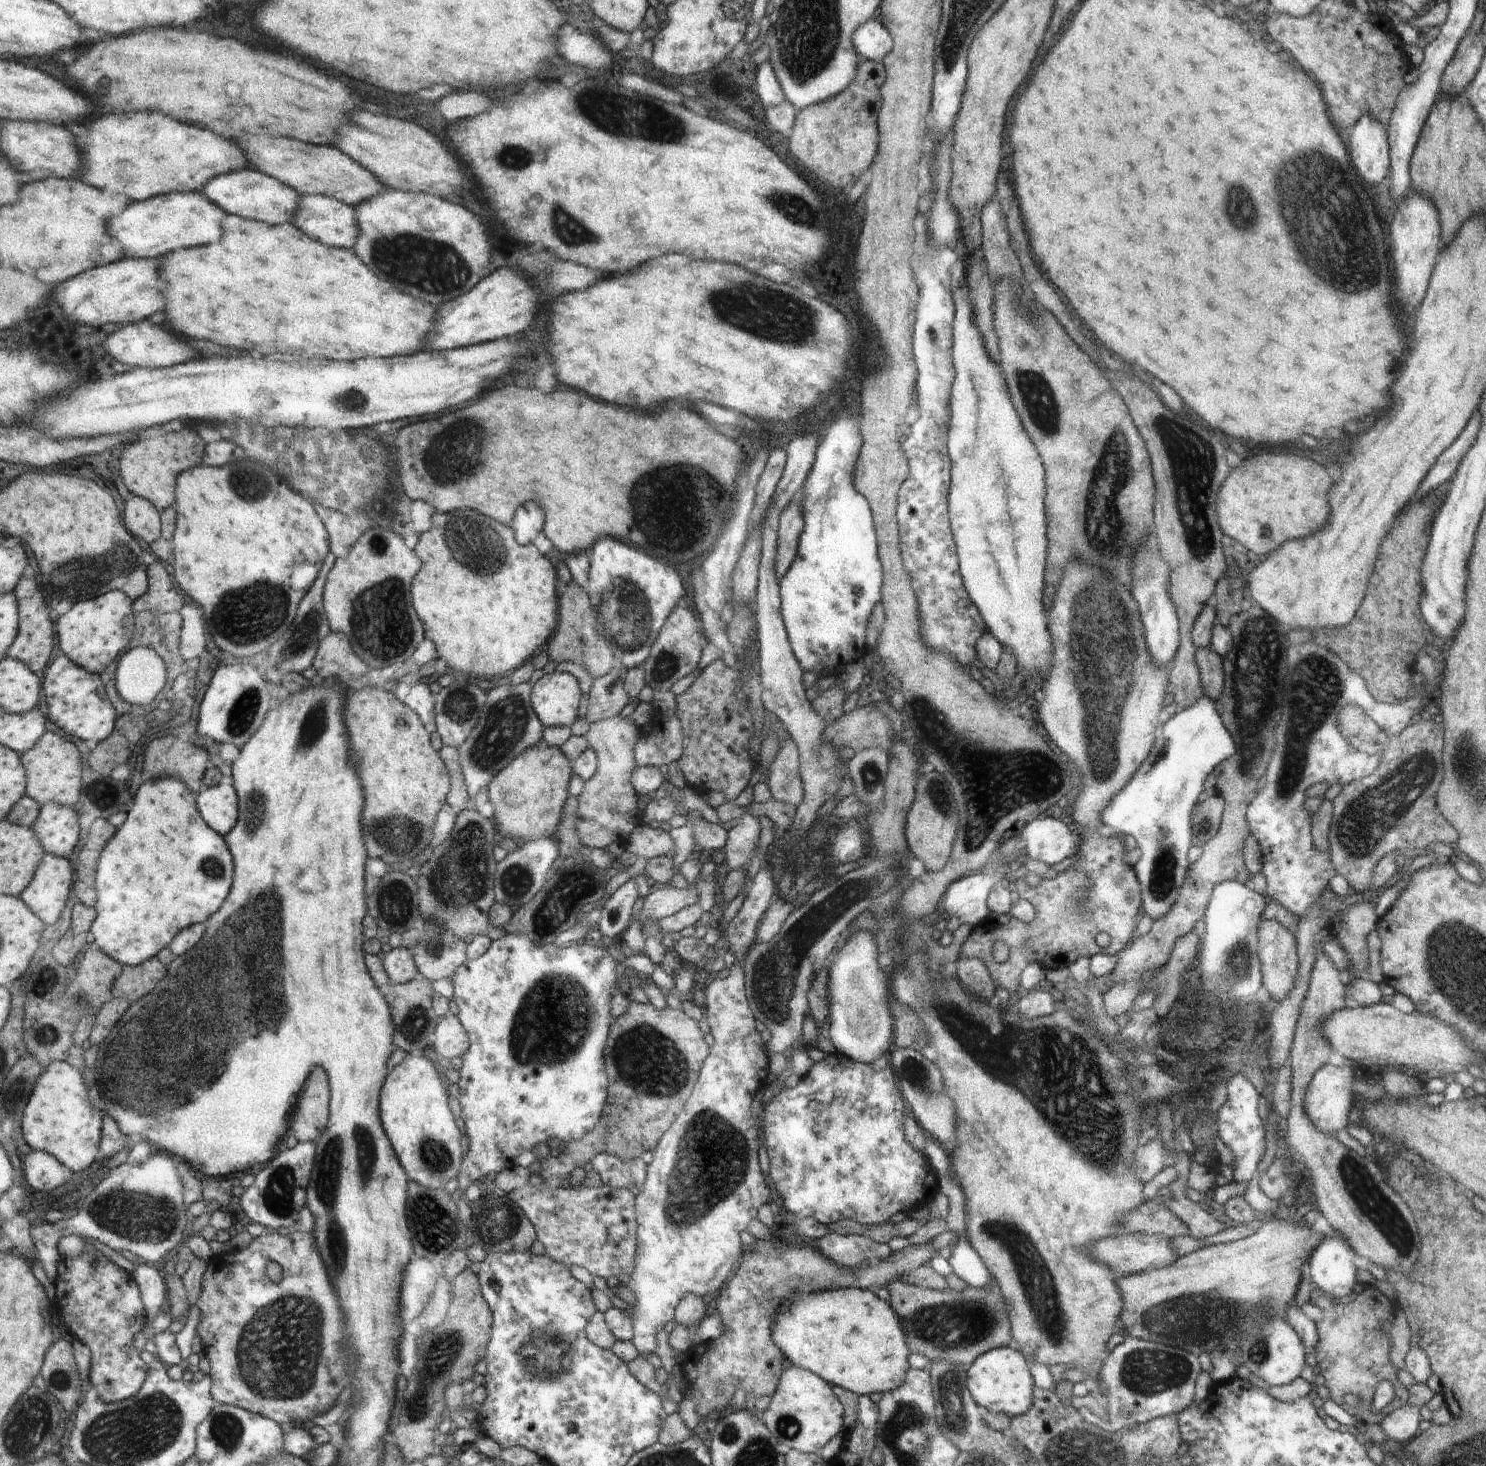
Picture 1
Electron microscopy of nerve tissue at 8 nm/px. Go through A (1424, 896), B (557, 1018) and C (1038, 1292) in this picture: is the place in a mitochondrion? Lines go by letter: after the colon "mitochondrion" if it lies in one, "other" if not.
A: other
B: mitochondrion
C: mitochondrion

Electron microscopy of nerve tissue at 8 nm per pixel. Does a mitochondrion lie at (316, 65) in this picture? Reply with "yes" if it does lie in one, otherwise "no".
no

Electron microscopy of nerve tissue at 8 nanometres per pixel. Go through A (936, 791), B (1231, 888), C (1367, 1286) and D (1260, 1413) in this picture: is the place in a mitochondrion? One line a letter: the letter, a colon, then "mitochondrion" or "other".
A: mitochondrion
B: other
C: other
D: other

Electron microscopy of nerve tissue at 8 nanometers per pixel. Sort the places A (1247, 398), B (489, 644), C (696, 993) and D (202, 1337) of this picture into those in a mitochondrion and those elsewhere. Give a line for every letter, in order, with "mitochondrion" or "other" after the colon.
A: other
B: other
C: other
D: other

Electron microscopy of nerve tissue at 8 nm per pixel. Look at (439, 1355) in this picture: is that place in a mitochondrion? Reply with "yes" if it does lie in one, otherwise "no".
yes

